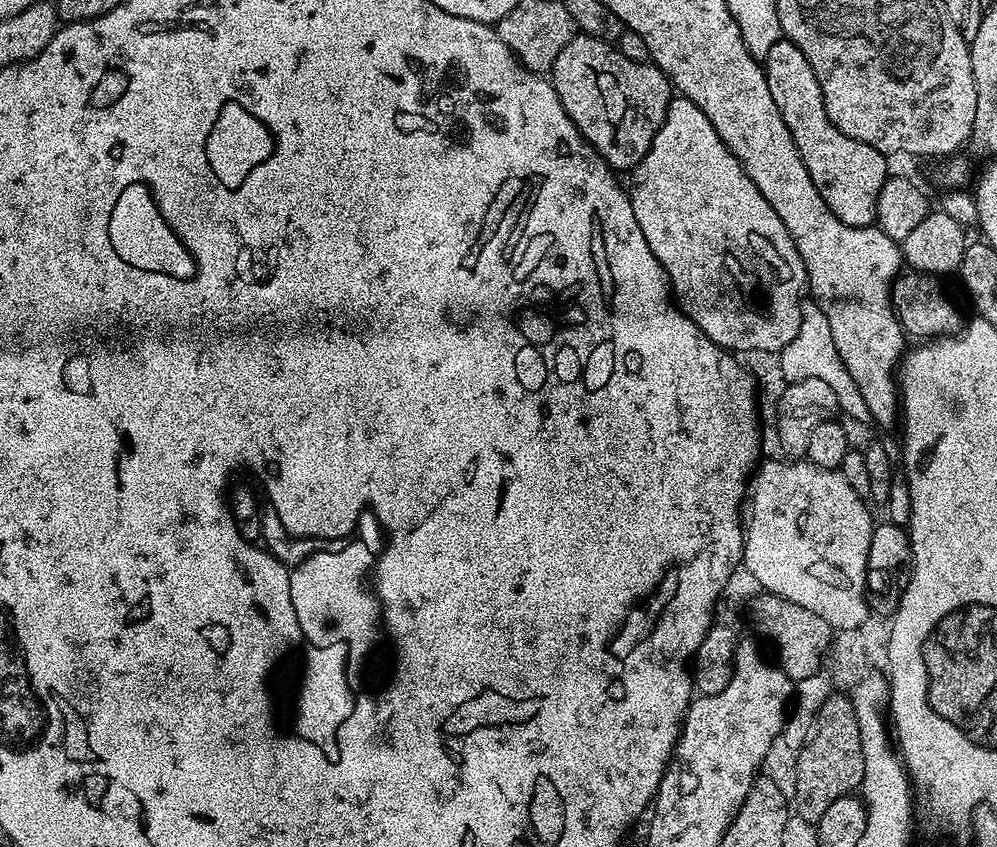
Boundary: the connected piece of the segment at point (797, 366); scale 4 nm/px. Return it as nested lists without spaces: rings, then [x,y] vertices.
[[[808,302],[801,307],[800,325],[798,334],[790,343],[778,353],[780,360],[780,372],[785,376],[785,381],[805,380],[806,378],[818,378],[818,382],[826,382],[830,390],[836,392],[836,403],[848,416],[853,416],[860,424],[866,426],[872,424],[870,409],[866,407],[866,401],[862,398],[862,390],[850,378],[842,358],[838,354],[838,346],[834,346],[834,334],[830,334],[830,322],[826,322],[826,314],[817,304]]]

